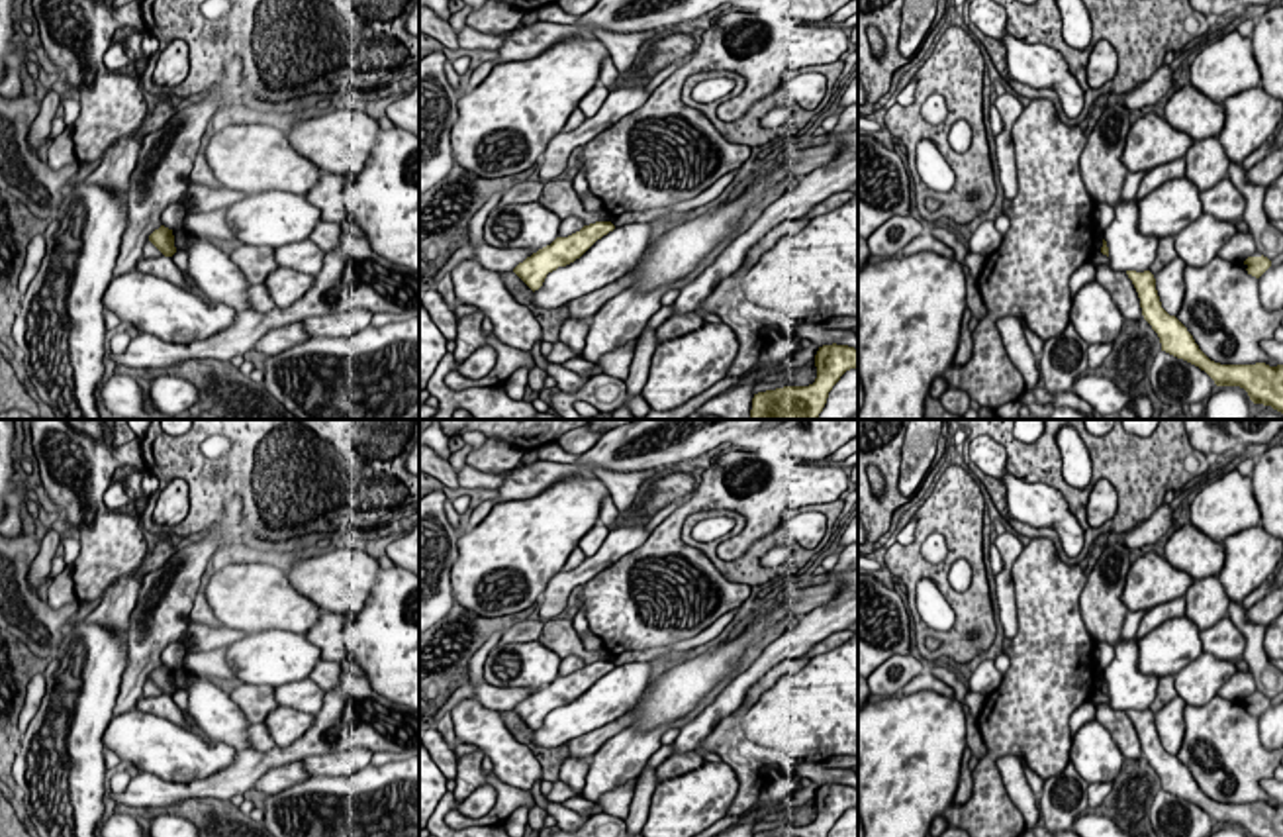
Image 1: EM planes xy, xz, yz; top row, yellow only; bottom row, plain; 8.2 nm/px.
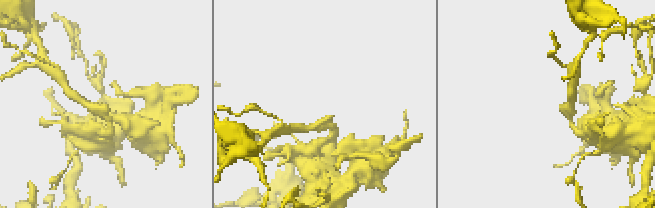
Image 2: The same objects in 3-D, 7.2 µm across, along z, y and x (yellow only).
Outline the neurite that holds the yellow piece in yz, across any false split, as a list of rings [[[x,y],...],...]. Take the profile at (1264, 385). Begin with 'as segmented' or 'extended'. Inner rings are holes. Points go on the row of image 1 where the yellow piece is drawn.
as segmented | [[[1126,271],[1126,274],[1138,292],[1144,320],[1160,337],[1162,351],[1199,367],[1216,386],[1240,386],[1254,404],[1271,406],[1283,414],[1283,365],[1220,365],[1211,361],[1187,327],[1162,308],[1154,274],[1150,271]]]

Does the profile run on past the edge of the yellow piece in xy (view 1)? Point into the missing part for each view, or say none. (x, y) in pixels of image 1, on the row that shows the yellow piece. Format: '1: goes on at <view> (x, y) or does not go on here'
1: does not go on here

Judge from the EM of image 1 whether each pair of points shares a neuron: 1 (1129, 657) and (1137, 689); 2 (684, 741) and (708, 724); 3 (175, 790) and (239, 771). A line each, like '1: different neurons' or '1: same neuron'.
1: same neuron
2: same neuron
3: same neuron

